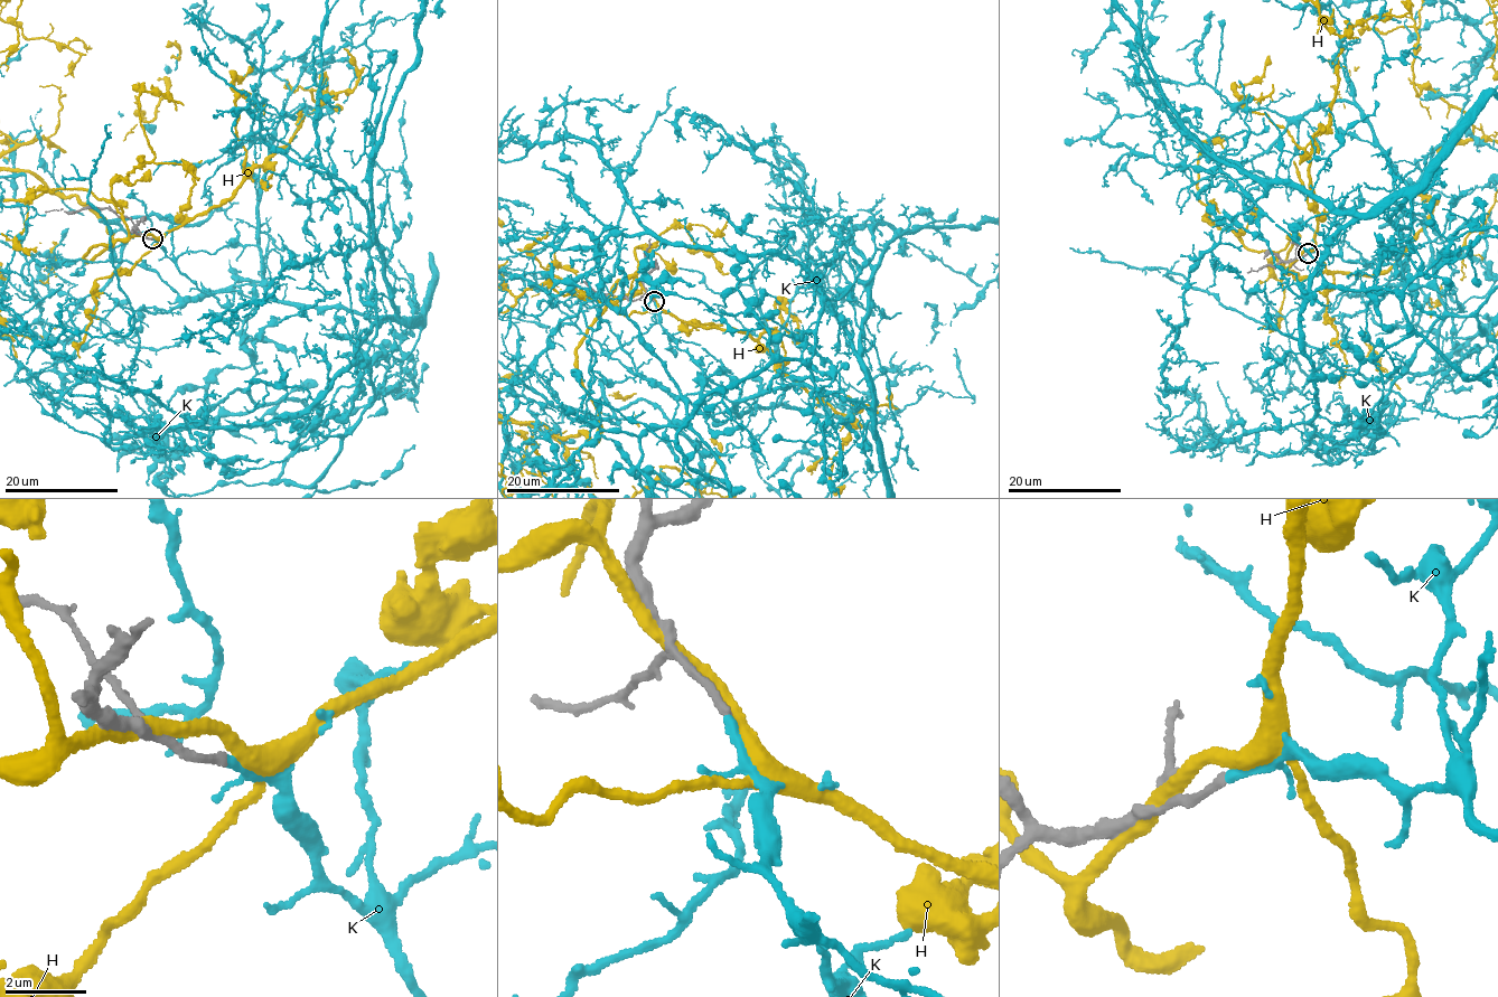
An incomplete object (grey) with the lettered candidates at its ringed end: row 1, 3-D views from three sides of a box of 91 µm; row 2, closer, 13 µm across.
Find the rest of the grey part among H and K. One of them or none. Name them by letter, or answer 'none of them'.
K

